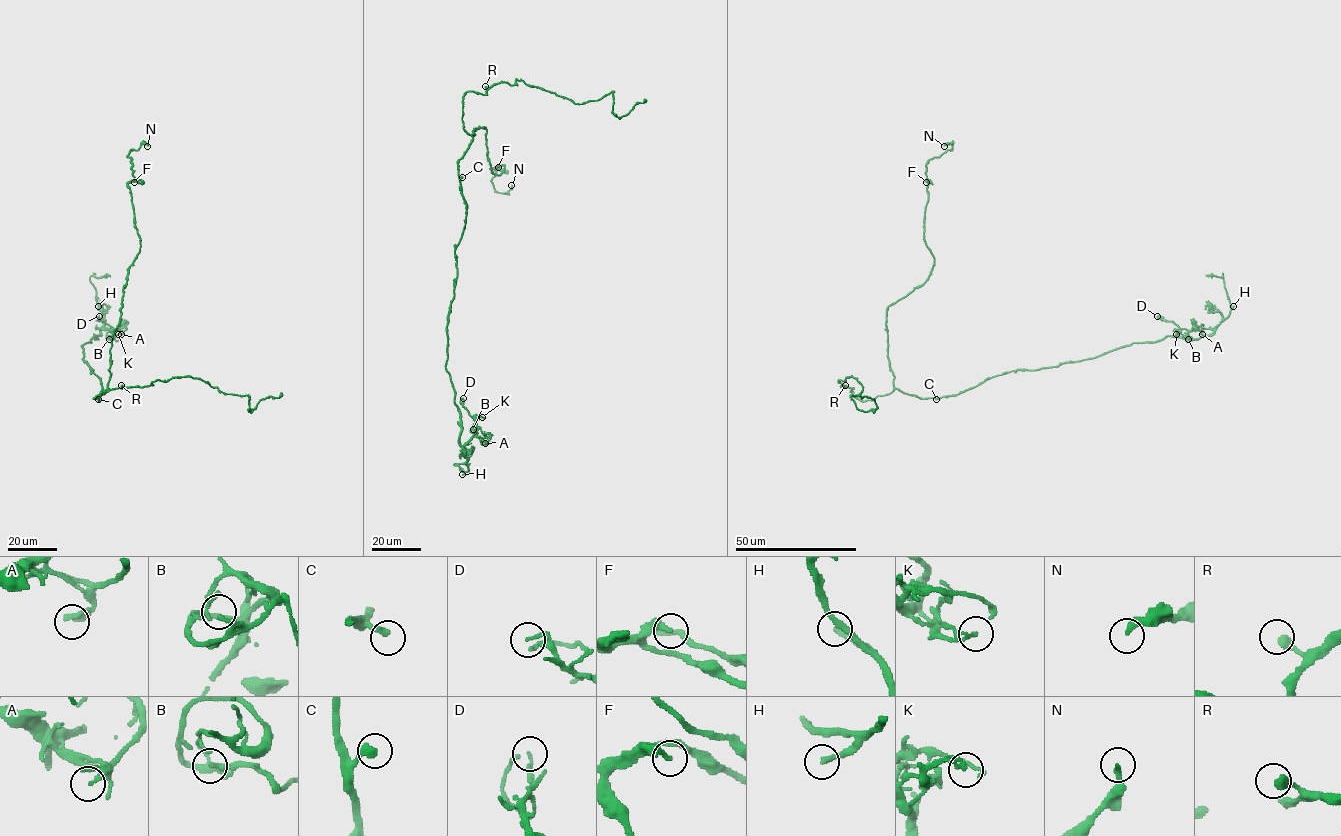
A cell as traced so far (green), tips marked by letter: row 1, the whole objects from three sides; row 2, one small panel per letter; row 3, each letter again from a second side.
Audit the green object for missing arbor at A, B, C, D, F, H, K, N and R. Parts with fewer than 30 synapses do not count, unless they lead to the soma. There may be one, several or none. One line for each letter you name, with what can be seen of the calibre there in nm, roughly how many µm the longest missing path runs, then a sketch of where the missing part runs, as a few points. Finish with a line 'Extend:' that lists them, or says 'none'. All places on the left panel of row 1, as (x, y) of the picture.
H: calibre 280 nm; missing 30 µm; course (98, 306), (90, 311), (87, 328), (72, 316), (59, 319)
Extend: H

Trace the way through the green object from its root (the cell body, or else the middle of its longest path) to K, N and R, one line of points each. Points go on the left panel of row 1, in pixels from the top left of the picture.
K: (96, 397), (101, 382), (83, 360), (81, 346), (96, 339), (99, 329), (118, 334)
N: (96, 397), (108, 389), (112, 334), (140, 247), (128, 183), (143, 183), (127, 154), (147, 146)
R: (96, 397), (108, 389), (98, 395), (99, 401), (103, 392), (122, 388), (121, 385)

